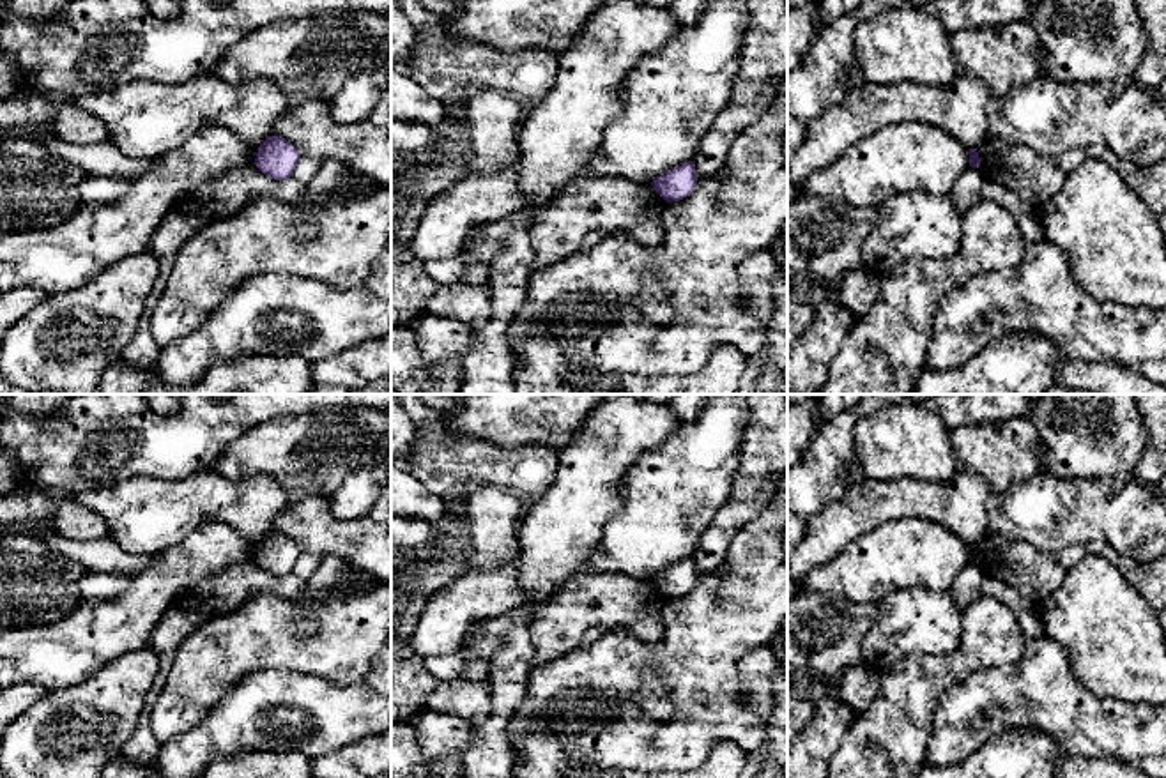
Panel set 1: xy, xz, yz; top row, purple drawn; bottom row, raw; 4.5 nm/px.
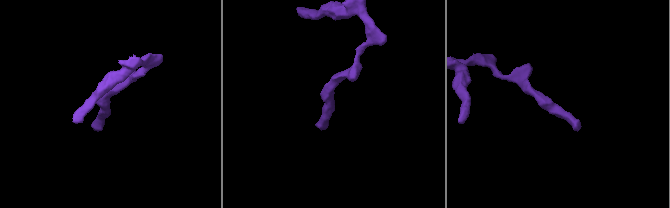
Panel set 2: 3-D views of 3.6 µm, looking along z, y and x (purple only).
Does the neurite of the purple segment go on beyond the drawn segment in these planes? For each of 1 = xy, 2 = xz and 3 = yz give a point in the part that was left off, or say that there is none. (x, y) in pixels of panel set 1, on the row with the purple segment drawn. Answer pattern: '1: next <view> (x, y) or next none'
1: next none
2: next none
3: next none

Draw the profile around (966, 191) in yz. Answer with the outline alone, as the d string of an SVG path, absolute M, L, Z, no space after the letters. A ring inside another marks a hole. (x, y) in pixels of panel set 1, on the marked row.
M970 166L955 182L950 198L955 209L964 214L982 198L984 173L980 168Z

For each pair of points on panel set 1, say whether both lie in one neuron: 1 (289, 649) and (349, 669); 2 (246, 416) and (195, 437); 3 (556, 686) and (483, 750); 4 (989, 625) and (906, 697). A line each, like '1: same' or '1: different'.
1: same
2: same
3: different
4: same

